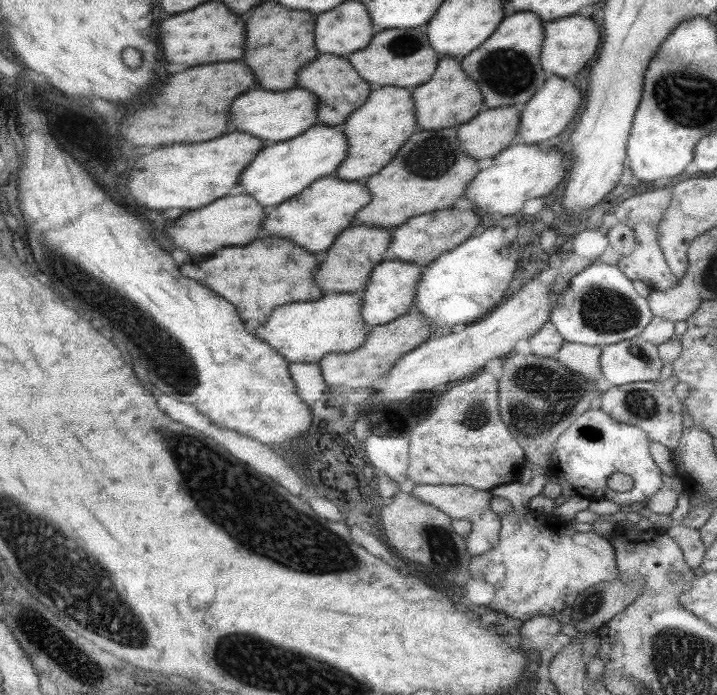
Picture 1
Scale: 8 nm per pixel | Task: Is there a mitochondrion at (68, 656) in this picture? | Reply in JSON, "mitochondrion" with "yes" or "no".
{"mitochondrion":"no"}

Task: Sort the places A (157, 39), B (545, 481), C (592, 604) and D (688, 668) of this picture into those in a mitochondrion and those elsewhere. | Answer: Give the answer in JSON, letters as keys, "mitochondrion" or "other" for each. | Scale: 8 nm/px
{"A":"other","B":"other","C":"mitochondrion","D":"mitochondrion"}

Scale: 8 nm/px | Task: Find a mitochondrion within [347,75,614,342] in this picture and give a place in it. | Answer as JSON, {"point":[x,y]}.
{"point":[427,159]}

